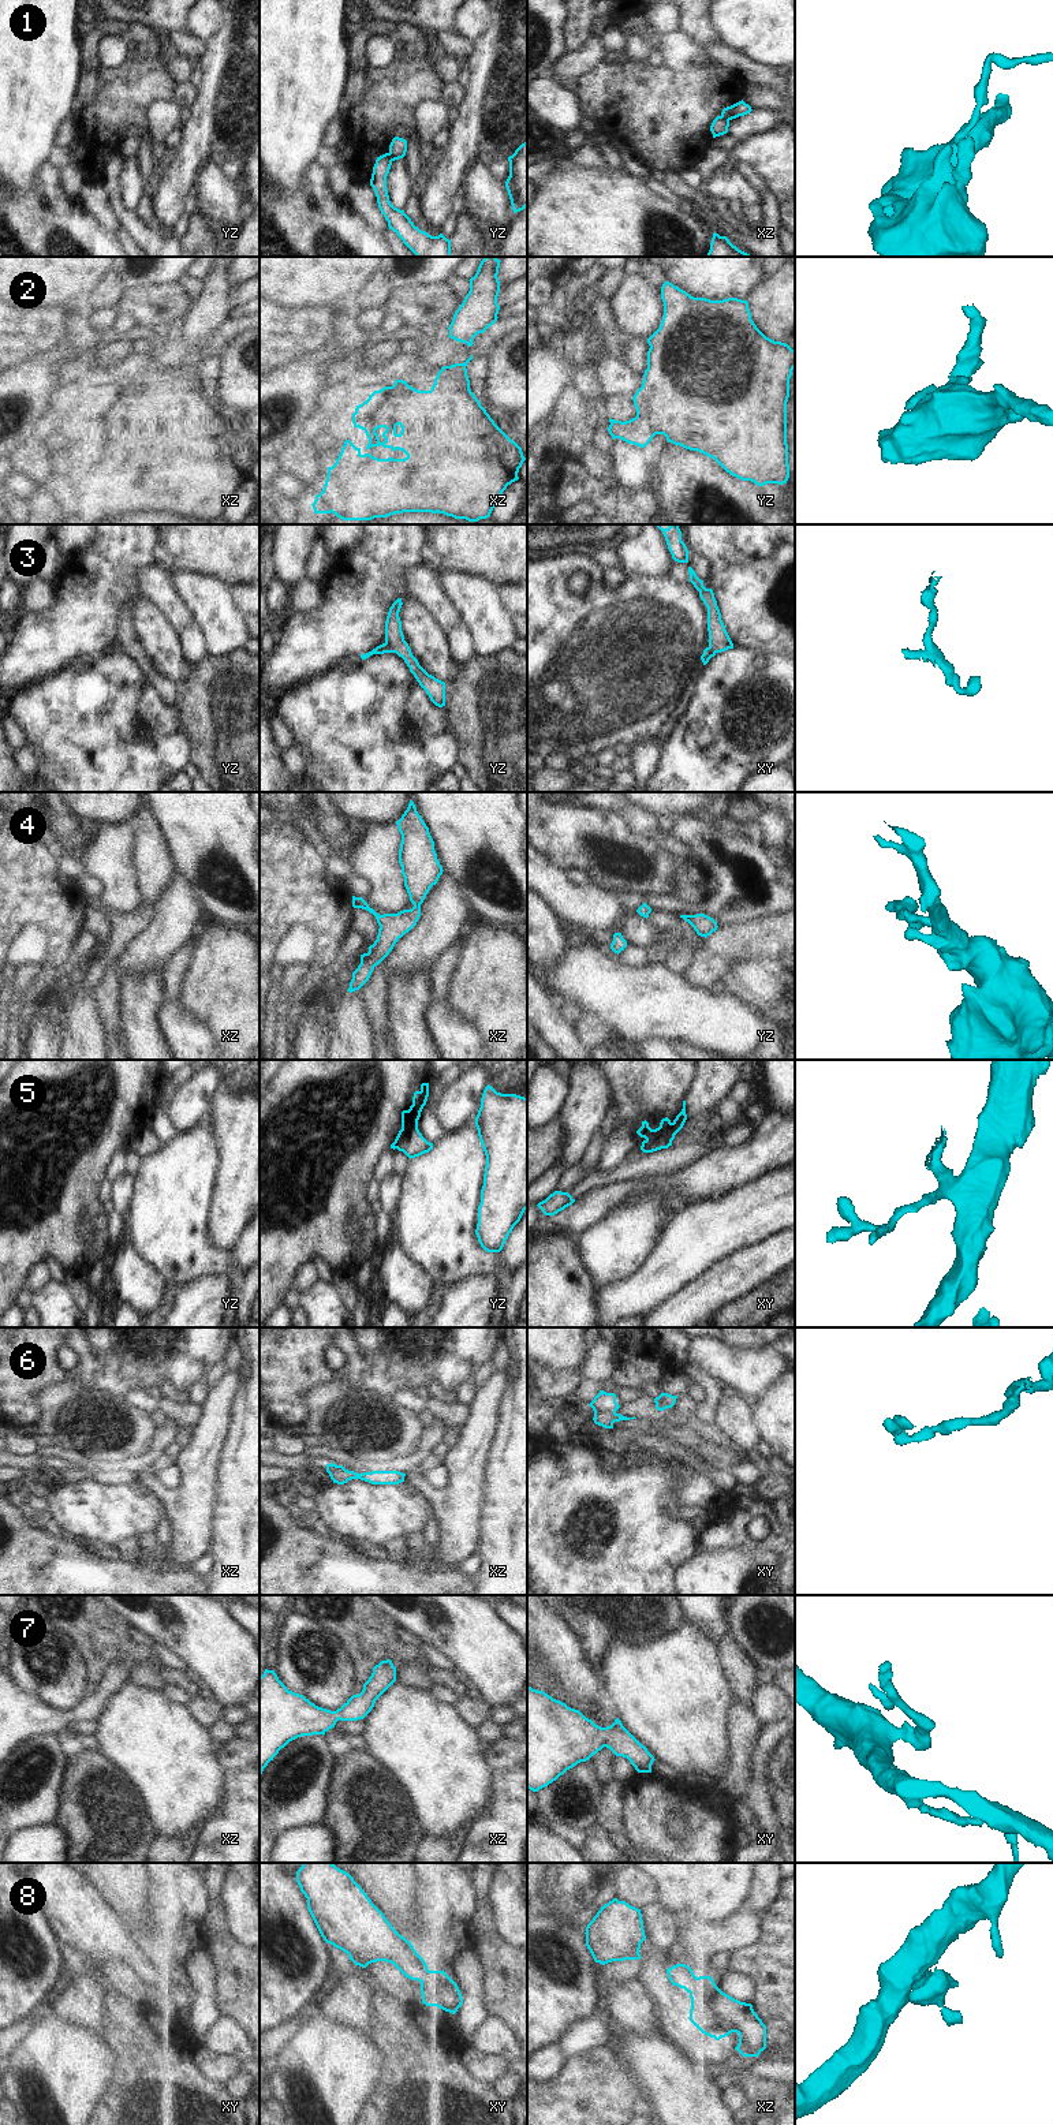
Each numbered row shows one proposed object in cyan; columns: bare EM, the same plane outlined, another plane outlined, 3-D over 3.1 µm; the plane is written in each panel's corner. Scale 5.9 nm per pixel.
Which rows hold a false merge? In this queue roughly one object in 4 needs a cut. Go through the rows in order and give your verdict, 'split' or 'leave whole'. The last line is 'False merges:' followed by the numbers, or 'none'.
1: split
2: split
3: leave whole
4: leave whole
5: split
6: split
7: leave whole
8: leave whole
False merges: 1, 2, 5, 6

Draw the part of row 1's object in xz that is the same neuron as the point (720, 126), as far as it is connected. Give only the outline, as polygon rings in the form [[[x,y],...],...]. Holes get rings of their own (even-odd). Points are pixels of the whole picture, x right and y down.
[[[717,116],[710,126],[713,138],[727,134],[728,127],[729,127],[729,122],[722,119],[721,116]]]

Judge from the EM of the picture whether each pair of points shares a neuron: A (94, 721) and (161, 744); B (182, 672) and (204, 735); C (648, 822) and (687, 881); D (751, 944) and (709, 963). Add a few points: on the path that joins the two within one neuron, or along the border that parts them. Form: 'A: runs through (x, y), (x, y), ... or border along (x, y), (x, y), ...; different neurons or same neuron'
A: runs through (111, 738), (116, 743), (145, 749); same neuron
B: border along (191, 675), (178, 683); different neurons
C: runs through (660, 839), (668, 841), (684, 858), (687, 865); same neuron
D: runs through (740, 944), (728, 944), (720, 952); same neuron

